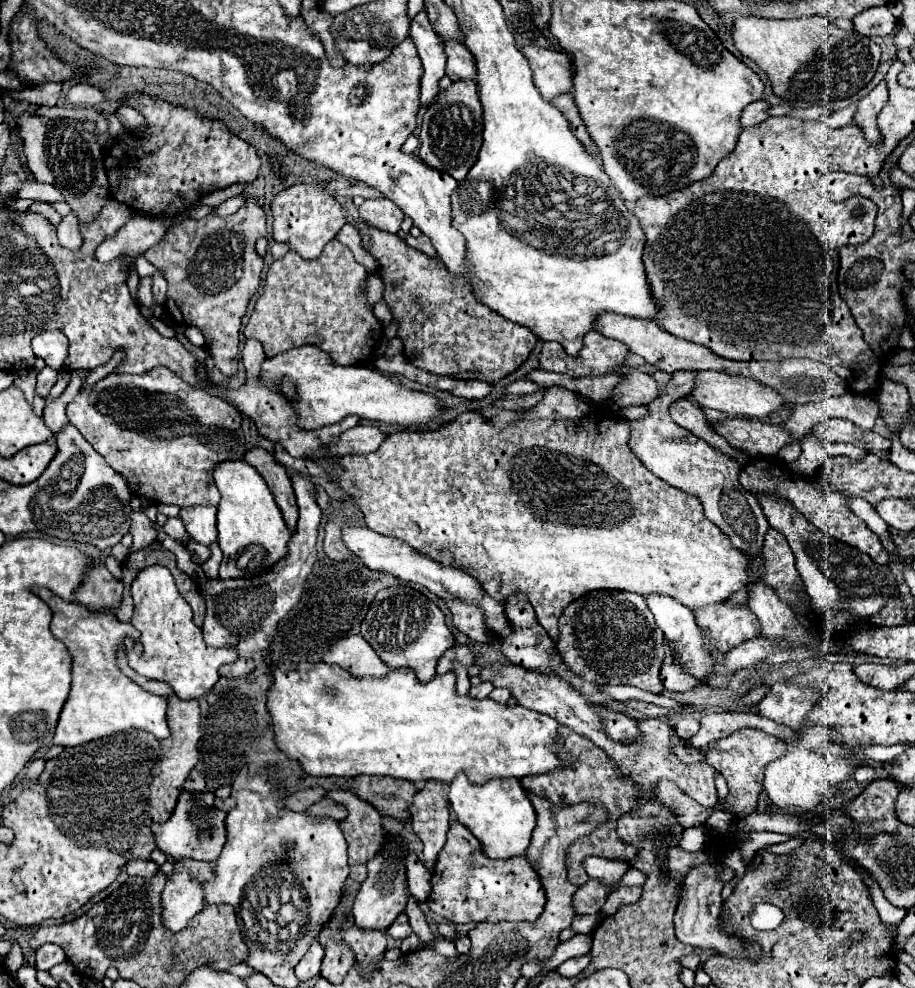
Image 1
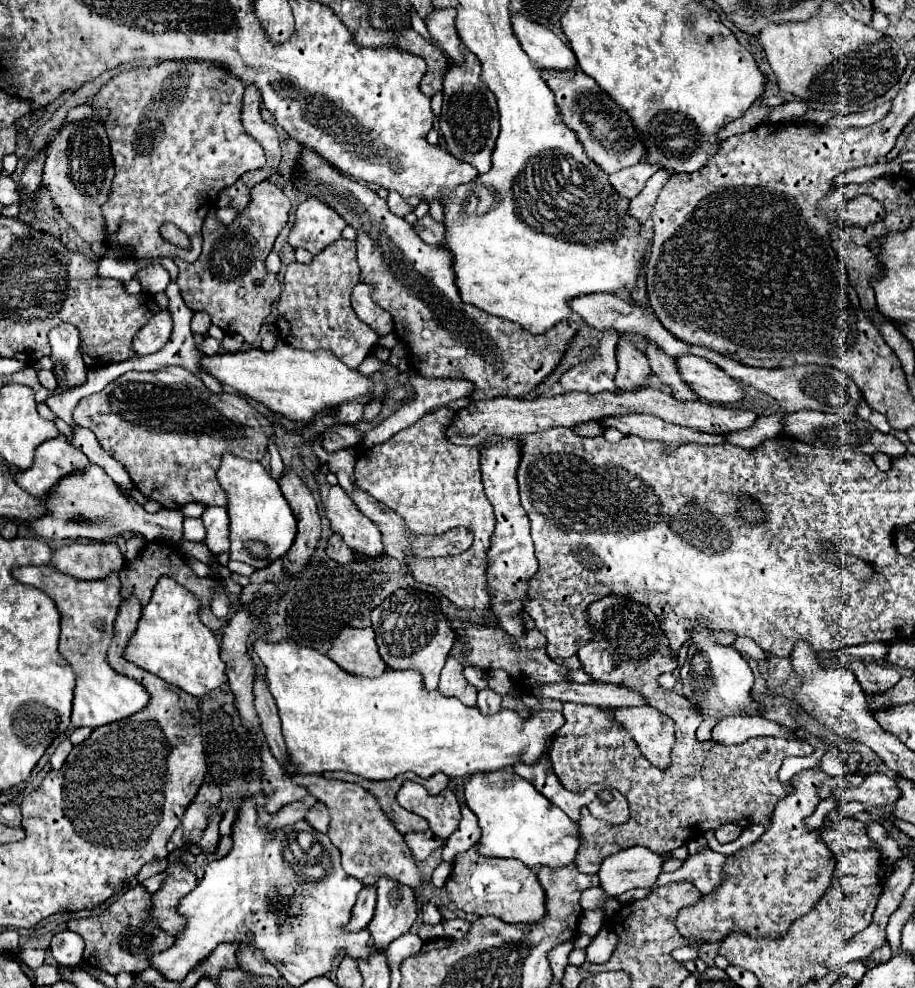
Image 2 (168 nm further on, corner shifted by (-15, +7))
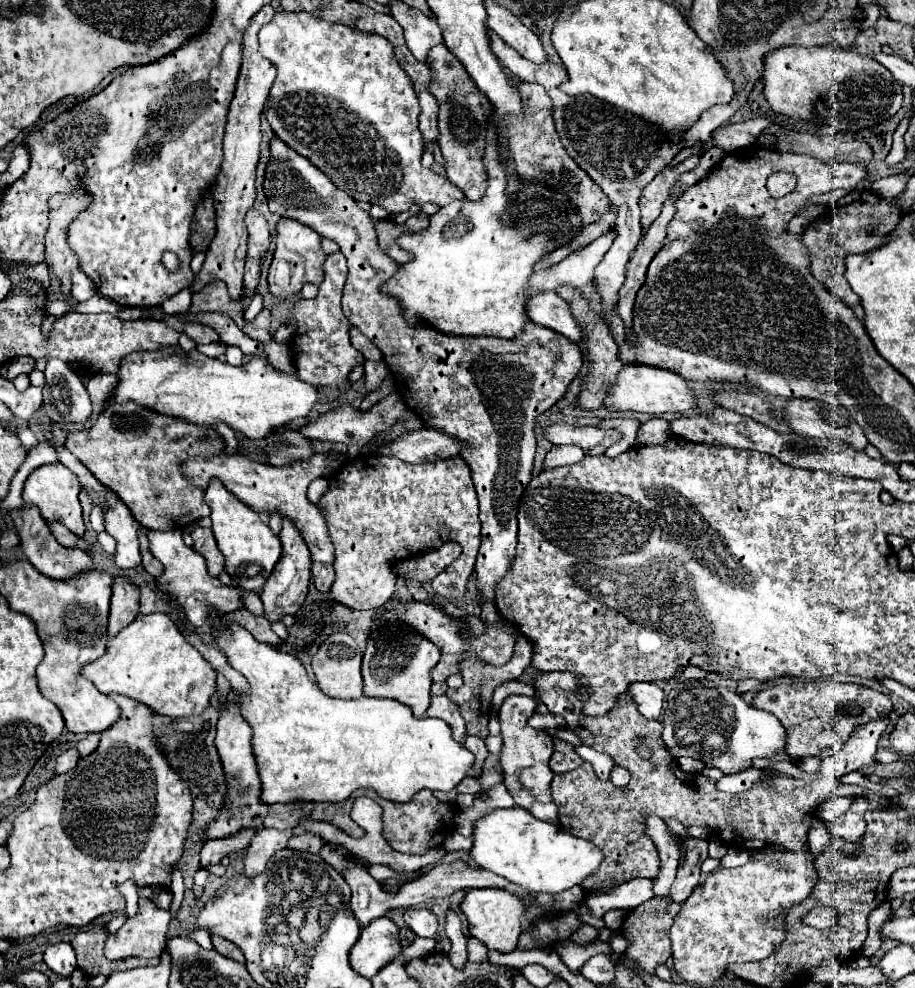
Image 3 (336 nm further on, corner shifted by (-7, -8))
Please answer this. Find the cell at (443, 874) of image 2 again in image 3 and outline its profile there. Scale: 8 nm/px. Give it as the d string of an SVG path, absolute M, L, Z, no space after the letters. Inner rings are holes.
M409 908L403 914L405 924L417 934L417 936L435 936L437 932L437 918L427 908Z

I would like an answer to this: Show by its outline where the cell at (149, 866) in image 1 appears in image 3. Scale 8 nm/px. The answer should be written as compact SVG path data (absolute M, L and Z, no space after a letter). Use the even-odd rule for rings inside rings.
M127 880L119 886L119 890L123 892L125 900L127 900L127 908L125 908L125 914L127 916L133 916L137 912L137 900L139 900L139 894L137 894L137 884L133 880Z

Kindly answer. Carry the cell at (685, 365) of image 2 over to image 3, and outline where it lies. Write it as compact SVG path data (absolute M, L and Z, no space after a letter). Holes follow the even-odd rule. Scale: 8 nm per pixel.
M627 364L617 378L617 384L611 388L611 394L605 398L605 408L609 410L637 410L637 412L647 412L653 416L665 414L665 412L687 412L689 408L697 406L695 394L689 390L687 380L683 380L679 374L657 368L657 366L647 366L647 364Z

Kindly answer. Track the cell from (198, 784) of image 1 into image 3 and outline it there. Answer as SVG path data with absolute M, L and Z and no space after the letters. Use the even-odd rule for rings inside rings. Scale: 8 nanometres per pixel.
M139 886L141 898L151 898L159 908L169 908L173 892L167 886Z

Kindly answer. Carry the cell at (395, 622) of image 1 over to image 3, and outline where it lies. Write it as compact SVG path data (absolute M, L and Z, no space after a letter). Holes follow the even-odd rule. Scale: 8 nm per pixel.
M387 622L381 628L367 634L367 648L363 654L363 680L365 696L377 698L395 698L411 706L413 714L421 718L431 700L431 670L439 662L439 648L431 644L423 634L413 630L403 622Z

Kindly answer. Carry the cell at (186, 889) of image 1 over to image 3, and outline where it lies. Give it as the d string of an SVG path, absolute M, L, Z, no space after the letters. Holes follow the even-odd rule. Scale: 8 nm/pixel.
M141 898L139 910L129 918L115 934L105 942L105 956L109 960L121 960L127 956L159 958L167 944L167 930L171 912Z

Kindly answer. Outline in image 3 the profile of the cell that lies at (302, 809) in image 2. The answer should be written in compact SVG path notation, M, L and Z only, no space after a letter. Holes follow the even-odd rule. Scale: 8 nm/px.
M263 828L255 832L251 844L247 846L247 856L245 856L245 874L247 876L257 876L265 870L267 860L281 848L287 846L289 838L293 836L293 830L281 832L275 828Z

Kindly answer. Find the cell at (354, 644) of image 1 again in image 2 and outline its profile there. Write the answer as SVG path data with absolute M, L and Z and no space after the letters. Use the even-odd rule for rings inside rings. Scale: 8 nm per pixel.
M343 629L327 651L327 657L341 669L347 669L347 673L359 677L379 677L387 671L377 653L373 629Z

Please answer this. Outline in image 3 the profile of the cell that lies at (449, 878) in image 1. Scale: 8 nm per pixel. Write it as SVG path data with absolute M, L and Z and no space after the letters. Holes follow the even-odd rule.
M469 888L465 892L459 908L469 922L471 936L479 938L489 950L513 952L517 948L517 938L523 928L525 906L515 894L511 894L503 888Z

